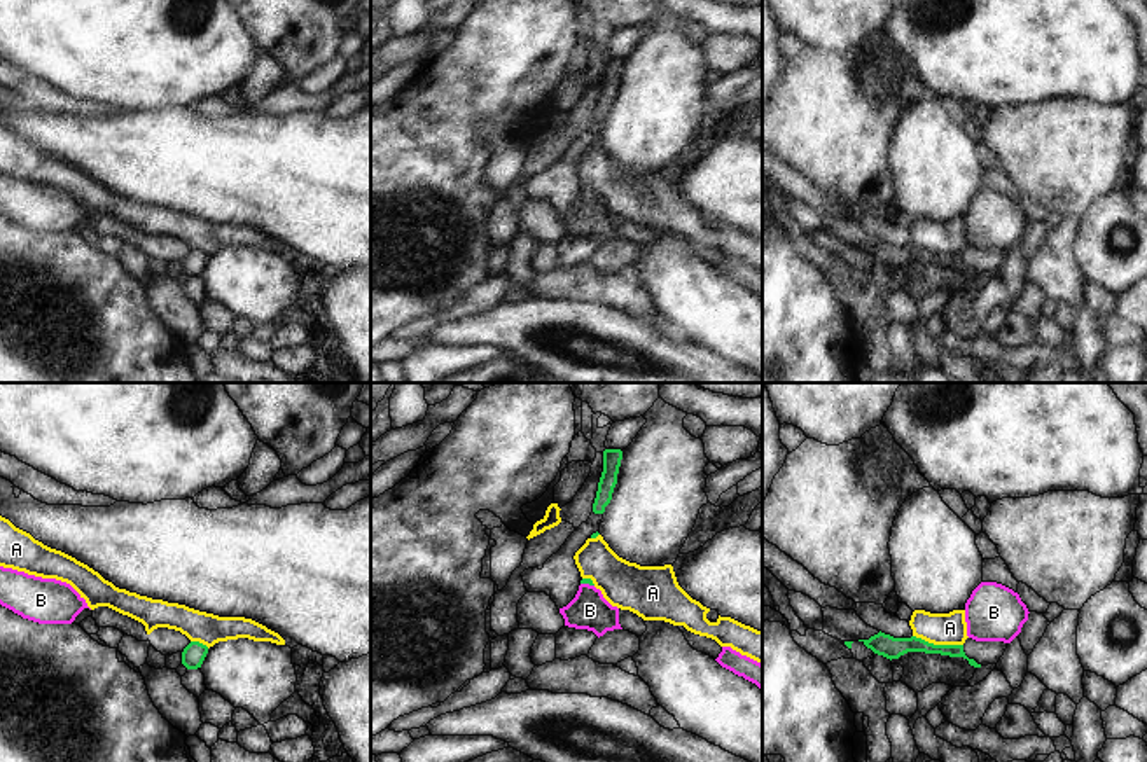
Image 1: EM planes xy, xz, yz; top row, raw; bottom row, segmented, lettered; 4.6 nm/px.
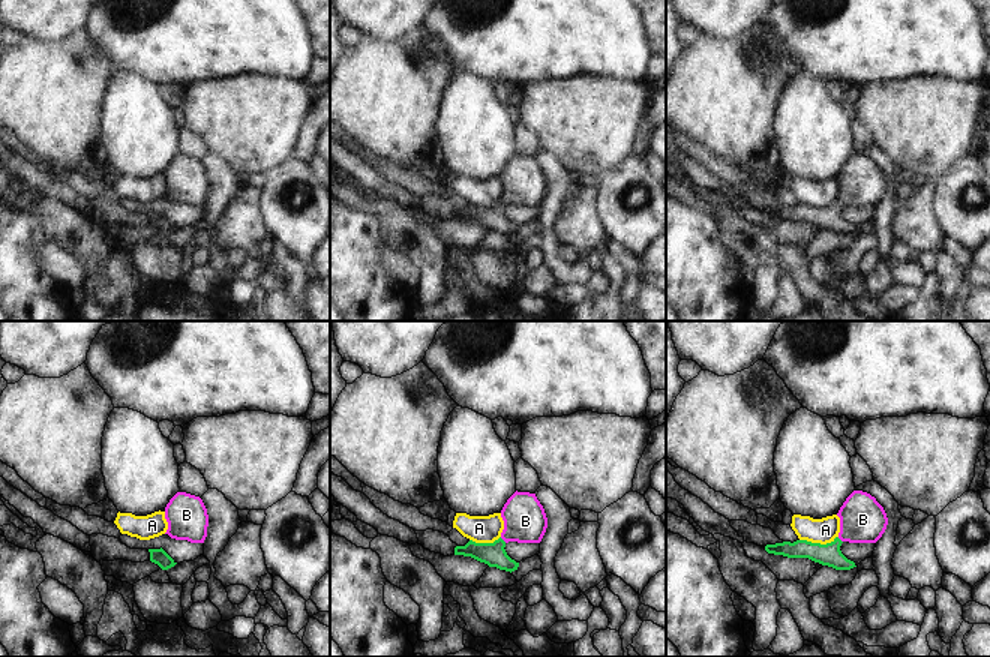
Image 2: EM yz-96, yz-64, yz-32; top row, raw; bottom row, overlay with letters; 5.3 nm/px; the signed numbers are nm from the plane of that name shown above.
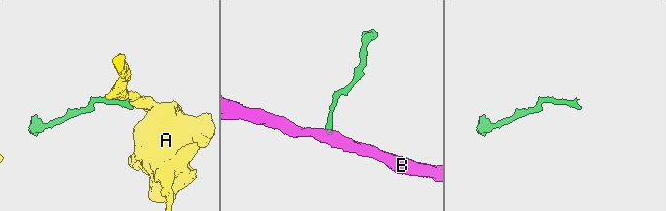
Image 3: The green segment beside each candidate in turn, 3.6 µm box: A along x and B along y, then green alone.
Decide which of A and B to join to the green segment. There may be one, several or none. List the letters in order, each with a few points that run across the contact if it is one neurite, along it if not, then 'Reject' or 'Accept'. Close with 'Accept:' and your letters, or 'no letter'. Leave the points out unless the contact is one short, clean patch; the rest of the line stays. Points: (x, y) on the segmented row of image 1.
A: Line: yz (913, 635), (934, 644), (962, 645). Reject
B: Line: xz (584, 581), (588, 582), (590, 610). Accept
Accept: B.

